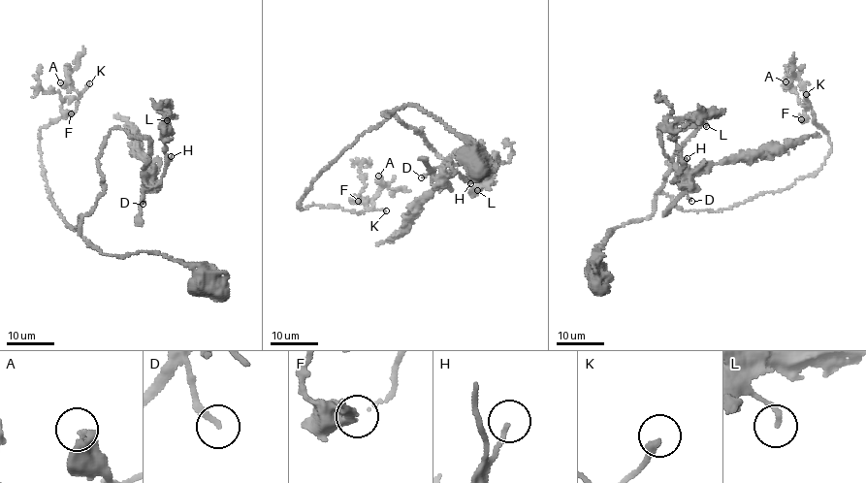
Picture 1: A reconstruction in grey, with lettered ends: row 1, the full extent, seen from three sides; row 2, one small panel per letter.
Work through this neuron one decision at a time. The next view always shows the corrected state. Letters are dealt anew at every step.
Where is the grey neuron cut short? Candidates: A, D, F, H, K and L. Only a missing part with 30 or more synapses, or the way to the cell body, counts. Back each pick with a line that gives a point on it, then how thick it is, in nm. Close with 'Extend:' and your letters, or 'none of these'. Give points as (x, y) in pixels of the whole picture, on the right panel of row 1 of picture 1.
D: (691, 201) | 160 nm
H: (687, 158) | 130 nm
K: (806, 94) | 240 nm
Extend: D, H, K

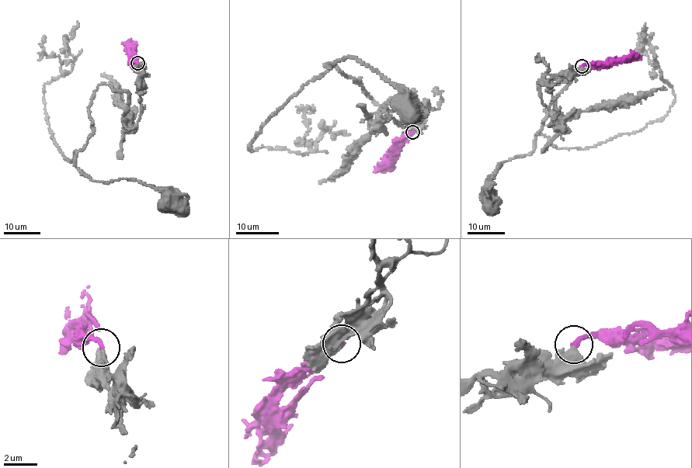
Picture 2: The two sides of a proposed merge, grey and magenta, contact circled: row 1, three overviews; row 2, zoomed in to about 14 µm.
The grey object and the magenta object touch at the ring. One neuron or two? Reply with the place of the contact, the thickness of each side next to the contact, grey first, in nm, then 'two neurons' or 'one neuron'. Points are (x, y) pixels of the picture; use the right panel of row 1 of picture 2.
at (582, 66); 440 nm thick on the grey side, 280 nm on the other; one neuron

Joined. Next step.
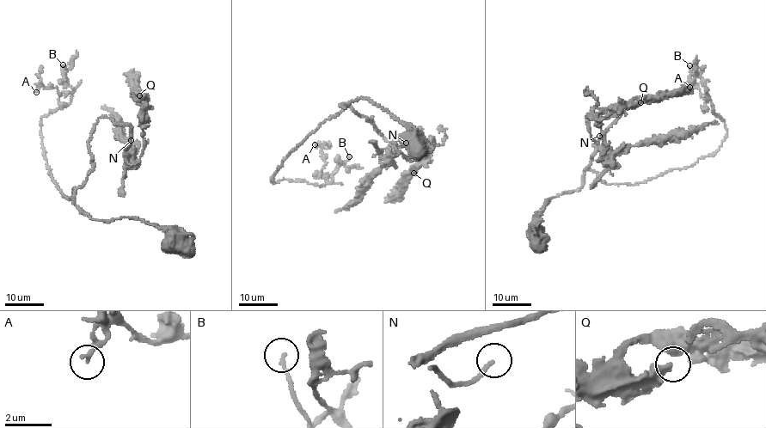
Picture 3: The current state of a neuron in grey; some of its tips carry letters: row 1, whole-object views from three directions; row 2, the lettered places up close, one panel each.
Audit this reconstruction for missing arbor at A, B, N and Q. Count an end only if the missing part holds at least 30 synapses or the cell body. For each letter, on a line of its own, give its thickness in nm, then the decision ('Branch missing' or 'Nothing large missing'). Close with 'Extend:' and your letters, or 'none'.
A: Thickness 170 nm. Nothing large missing
B: Thickness 140 nm. Nothing large missing
N: Thickness 170 nm. Branch missing
Q: Thickness 400 nm. Nothing large missing
Extend: N

